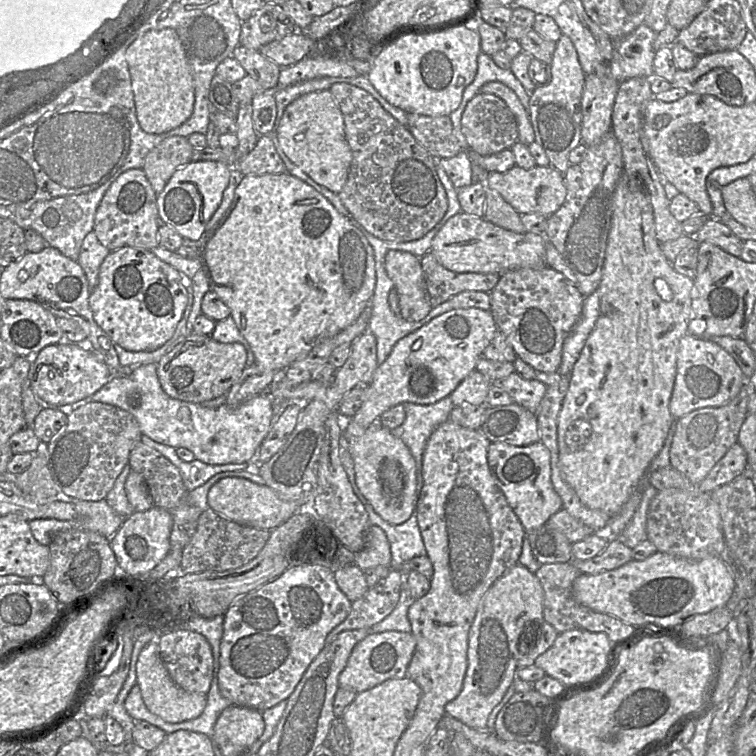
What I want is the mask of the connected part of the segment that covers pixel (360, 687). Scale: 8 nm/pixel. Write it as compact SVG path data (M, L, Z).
M386 631L368 635L353 648L344 670L338 677L339 687L351 689L358 694L387 680L407 677L407 668L415 647L416 641L412 633Z

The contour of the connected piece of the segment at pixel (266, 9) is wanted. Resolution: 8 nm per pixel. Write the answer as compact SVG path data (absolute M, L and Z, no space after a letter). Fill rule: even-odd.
M264 3L249 19L242 22L240 45L259 51L272 41L280 41L299 31L281 5Z

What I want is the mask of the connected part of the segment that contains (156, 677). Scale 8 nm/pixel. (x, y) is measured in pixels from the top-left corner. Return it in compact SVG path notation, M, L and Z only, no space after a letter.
M150 642L140 653L136 674L137 685L140 687L147 709L164 721L181 723L196 719L203 713L207 704L206 695L187 692L174 683L161 660L157 643Z

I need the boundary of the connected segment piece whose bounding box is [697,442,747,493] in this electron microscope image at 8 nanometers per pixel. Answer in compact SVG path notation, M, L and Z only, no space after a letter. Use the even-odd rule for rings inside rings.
M736 442L697 486L698 490L711 493L719 486L727 484L741 475L746 464L747 454L744 448Z

